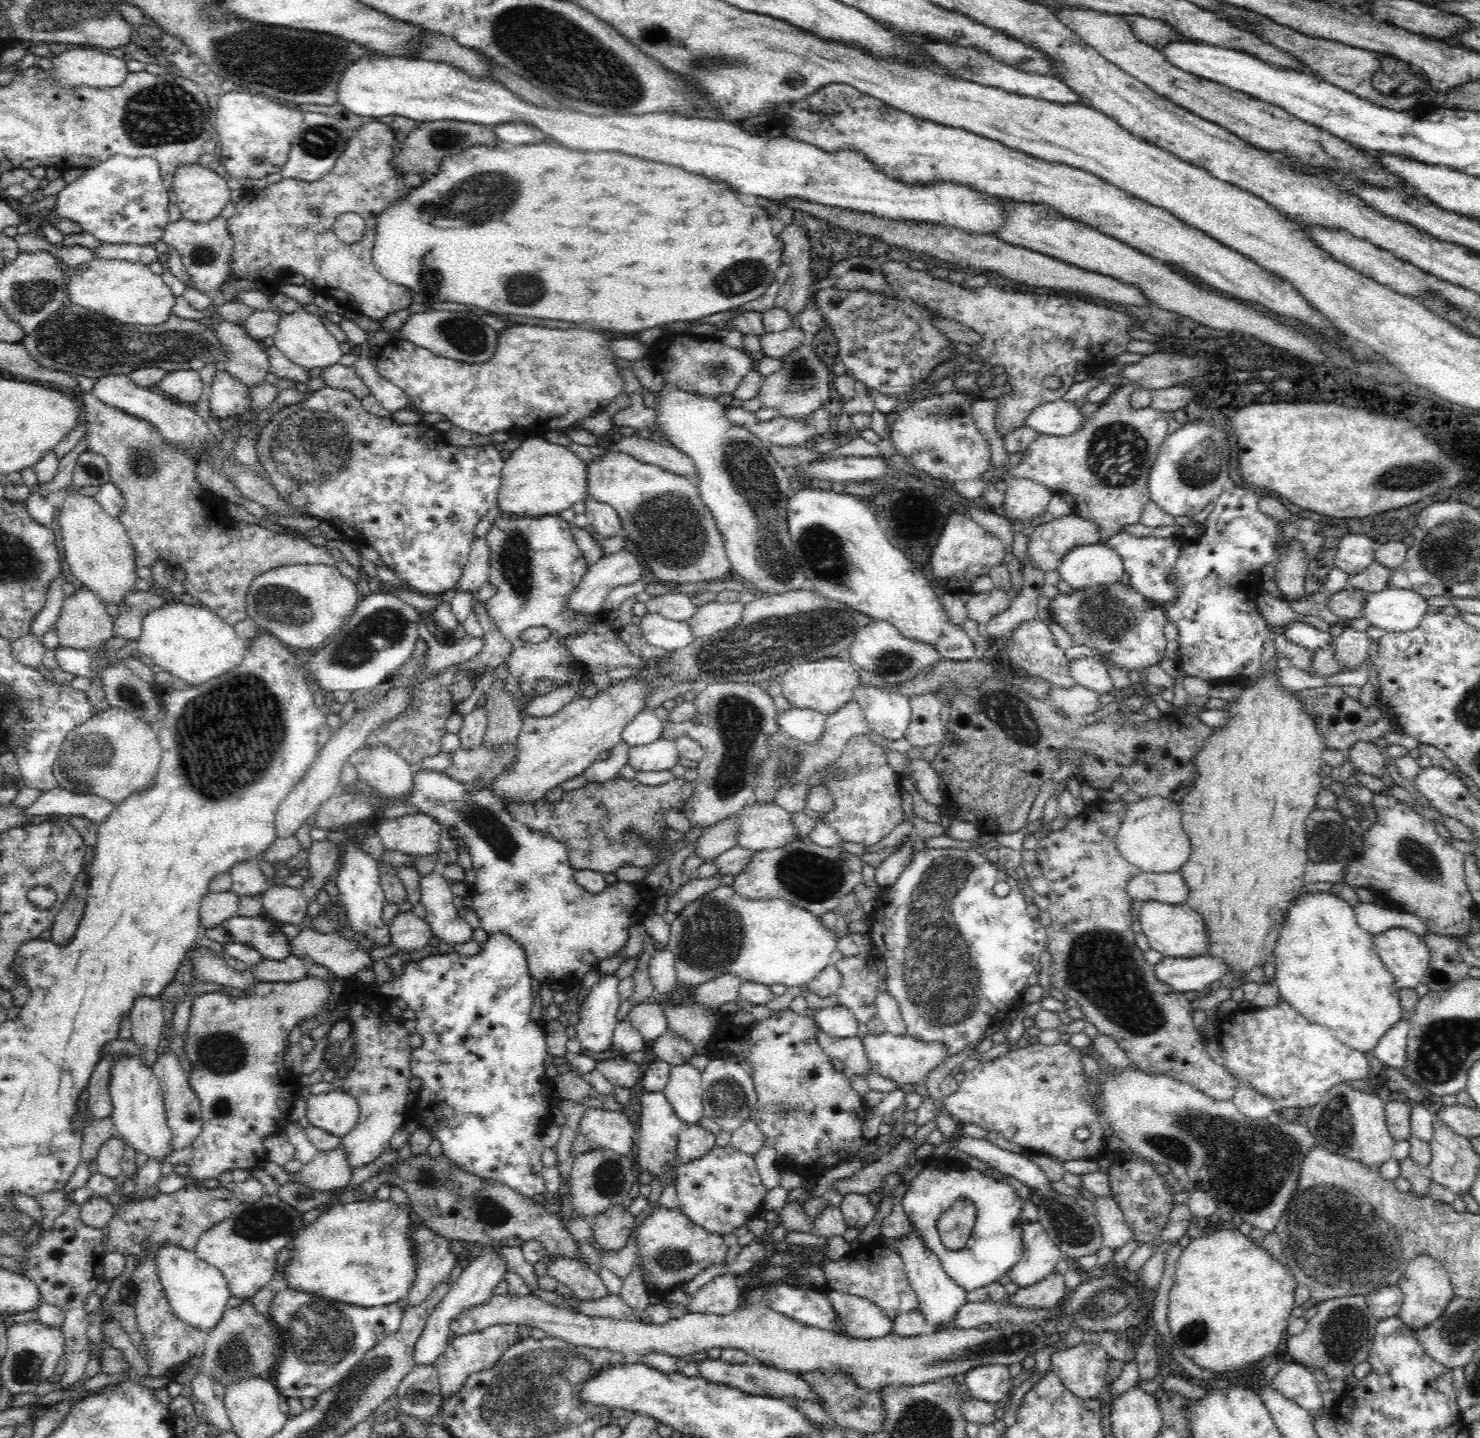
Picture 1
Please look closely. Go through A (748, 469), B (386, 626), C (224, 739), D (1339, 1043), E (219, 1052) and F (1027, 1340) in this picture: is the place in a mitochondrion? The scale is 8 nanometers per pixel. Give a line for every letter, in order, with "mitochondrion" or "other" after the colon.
A: mitochondrion
B: mitochondrion
C: mitochondrion
D: other
E: mitochondrion
F: mitochondrion

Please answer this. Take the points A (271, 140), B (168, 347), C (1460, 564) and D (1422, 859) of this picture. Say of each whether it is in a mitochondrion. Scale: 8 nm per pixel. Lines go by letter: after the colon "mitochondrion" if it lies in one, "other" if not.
A: other
B: mitochondrion
C: mitochondrion
D: mitochondrion

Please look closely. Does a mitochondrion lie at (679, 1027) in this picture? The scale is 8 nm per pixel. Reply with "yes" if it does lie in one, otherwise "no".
no

